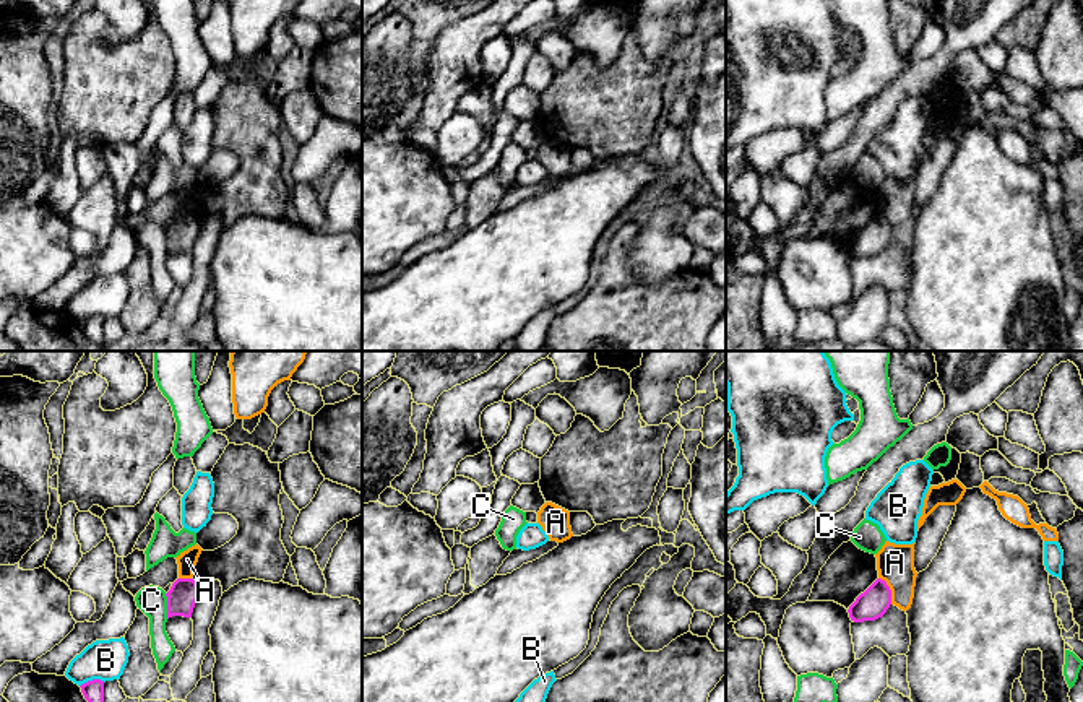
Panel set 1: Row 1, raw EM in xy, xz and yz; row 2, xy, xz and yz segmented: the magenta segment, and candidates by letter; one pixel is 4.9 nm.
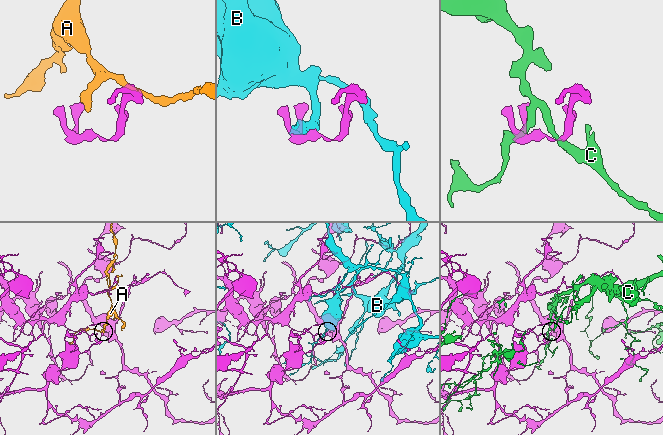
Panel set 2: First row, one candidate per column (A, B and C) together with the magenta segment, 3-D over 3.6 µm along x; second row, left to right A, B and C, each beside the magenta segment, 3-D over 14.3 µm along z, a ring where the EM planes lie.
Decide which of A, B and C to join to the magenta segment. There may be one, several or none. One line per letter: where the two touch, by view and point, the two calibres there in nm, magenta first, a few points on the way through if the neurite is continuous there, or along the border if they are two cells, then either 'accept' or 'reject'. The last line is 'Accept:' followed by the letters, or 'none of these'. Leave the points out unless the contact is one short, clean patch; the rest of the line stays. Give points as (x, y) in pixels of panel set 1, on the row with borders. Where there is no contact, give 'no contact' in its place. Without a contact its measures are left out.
A: meets magenta in yz at (890, 590); 150 nm thick on the magenta side, 190 nm on the other; border along yz (879, 577), (888, 587), (892, 603); reject
B: meets magenta in xy at (91, 681); 110 nm thick on the magenta side, 200 nm on the other; reject
C: meets magenta in xy at (168, 606); 140 nm thick on the magenta side, 140 nm on the other; reject
Accept: none of these

